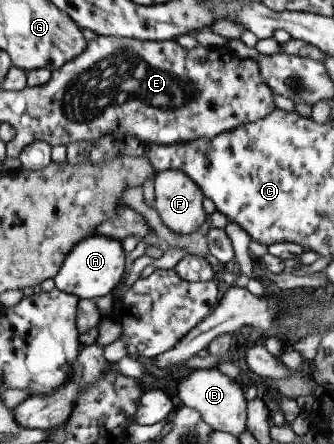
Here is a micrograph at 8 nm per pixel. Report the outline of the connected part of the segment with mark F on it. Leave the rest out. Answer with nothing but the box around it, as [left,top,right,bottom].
[153,169,208,235]

